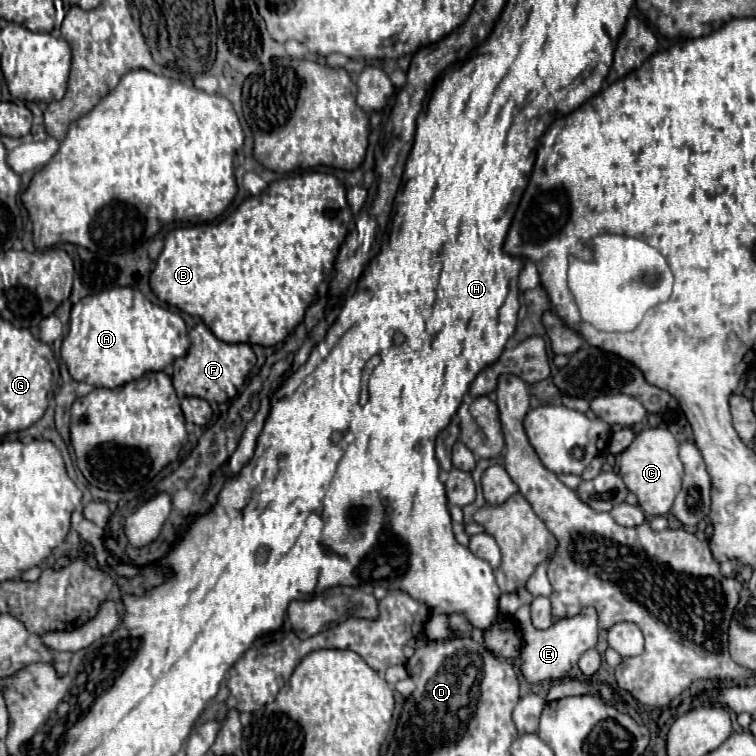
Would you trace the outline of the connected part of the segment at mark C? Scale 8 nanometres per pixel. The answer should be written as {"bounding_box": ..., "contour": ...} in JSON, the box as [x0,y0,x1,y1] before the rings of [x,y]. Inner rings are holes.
{"bounding_box":[617,428,683,516],"contour":[[[647,428],[635,436],[635,440],[617,458],[619,474],[625,486],[637,496],[641,510],[647,516],[663,516],[671,510],[683,480],[683,462],[679,458],[679,442],[669,430]]]}

